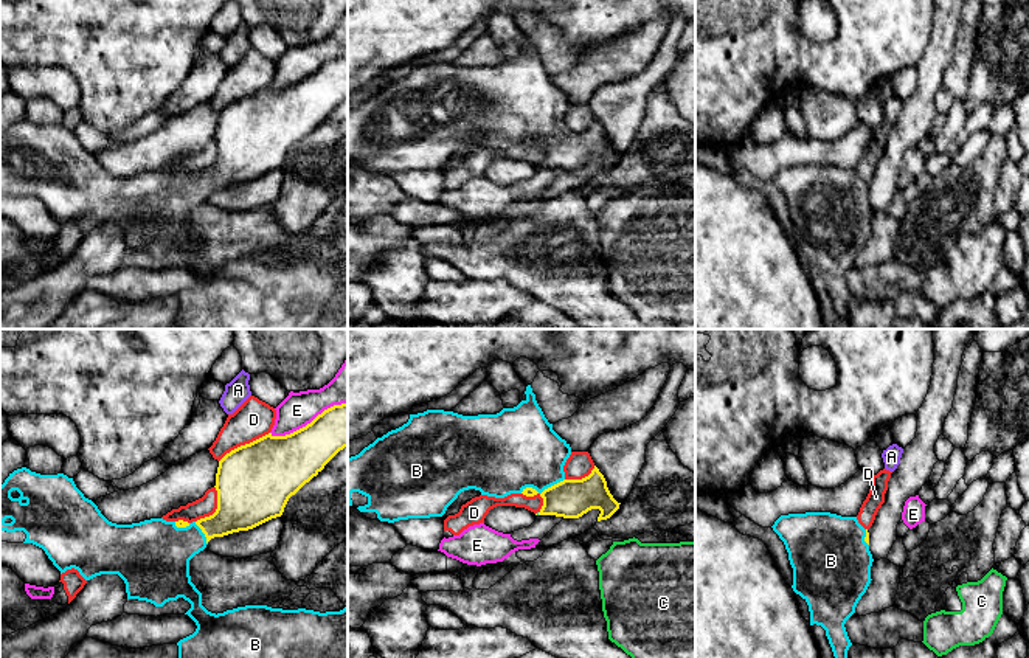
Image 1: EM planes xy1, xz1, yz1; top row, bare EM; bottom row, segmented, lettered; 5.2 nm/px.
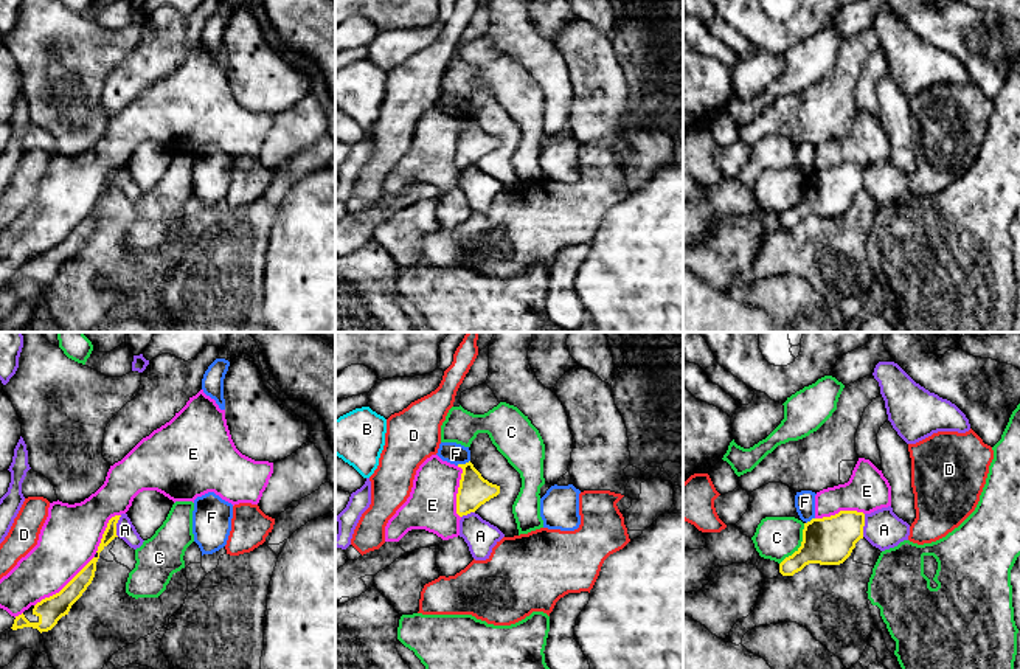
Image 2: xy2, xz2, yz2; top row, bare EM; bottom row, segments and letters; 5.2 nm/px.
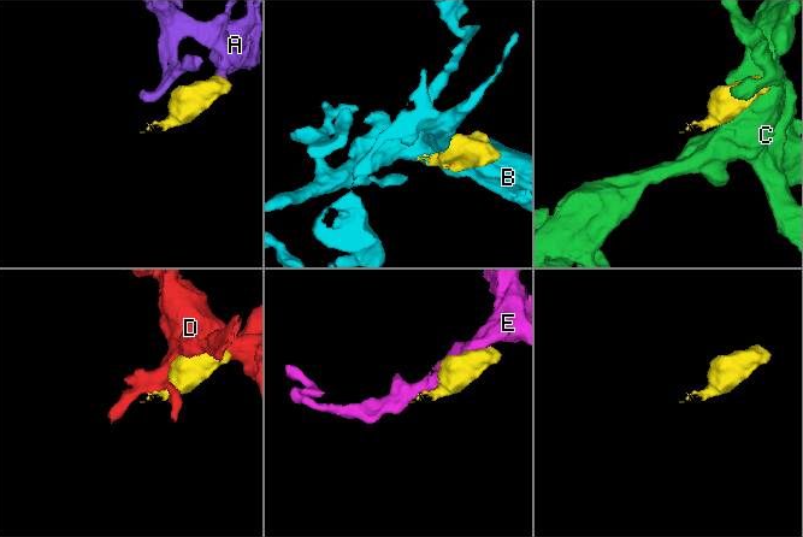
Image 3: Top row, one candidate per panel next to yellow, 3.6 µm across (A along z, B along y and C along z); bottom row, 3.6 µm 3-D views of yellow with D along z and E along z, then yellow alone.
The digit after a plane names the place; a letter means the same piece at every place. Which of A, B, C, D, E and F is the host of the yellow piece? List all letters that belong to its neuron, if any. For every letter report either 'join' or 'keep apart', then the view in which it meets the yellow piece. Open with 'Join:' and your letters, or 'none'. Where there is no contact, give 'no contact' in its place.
Join: B
A: keep apart; meets yellow in yz2
B: join; meets yellow in xz1
C: keep apart; meets yellow in yz2
D: keep apart; meets yellow in xy1
E: keep apart; meets yellow in xy1
F: keep apart; meets yellow in xz2

